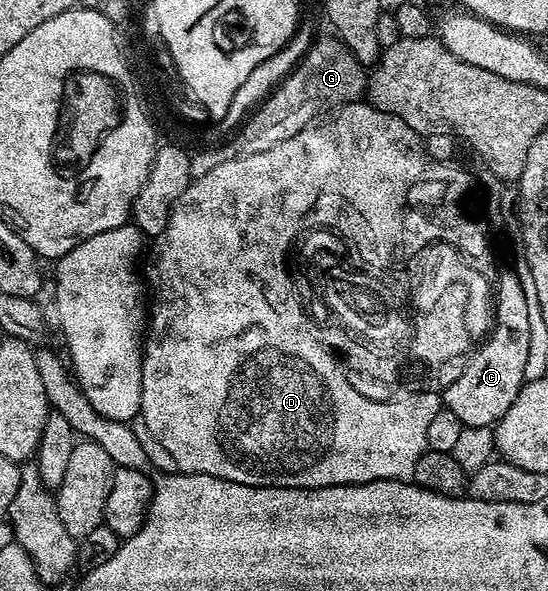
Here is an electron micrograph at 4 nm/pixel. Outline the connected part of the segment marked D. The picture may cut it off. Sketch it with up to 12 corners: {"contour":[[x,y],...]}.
{"contour":[[358,100],[211,168],[156,239],[139,418],[180,473],[412,479],[301,326],[422,135]]}

